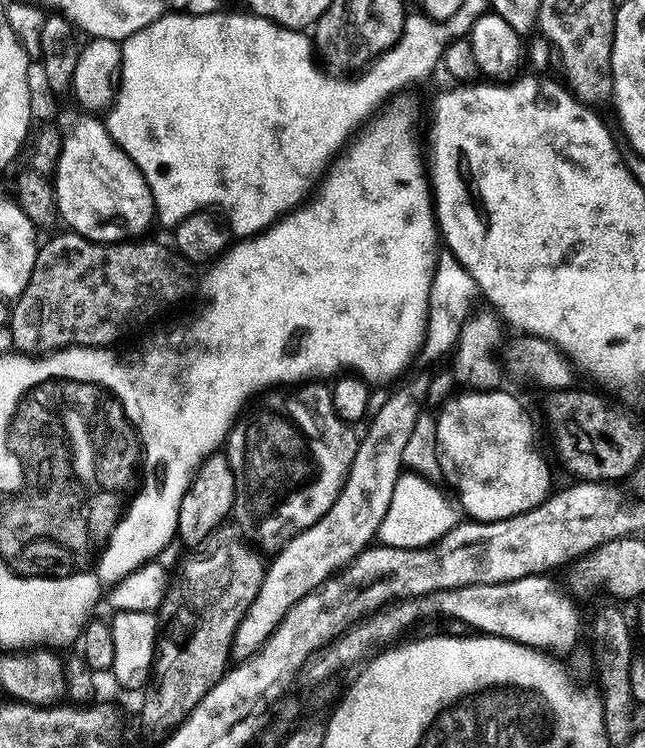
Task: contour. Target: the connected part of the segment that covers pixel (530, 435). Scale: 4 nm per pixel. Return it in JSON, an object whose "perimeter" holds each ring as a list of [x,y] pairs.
{"perimeter":[[[460,390],[439,405],[437,424],[437,454],[440,456],[443,479],[456,491],[459,507],[468,511],[473,520],[501,520],[522,514],[548,499],[553,491],[548,466],[536,449],[536,434],[523,406],[505,390],[475,392]]]}

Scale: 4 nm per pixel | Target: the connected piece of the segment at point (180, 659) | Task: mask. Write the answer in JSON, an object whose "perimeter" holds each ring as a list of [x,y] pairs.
{"perimeter":[[[223,532],[213,535],[207,546],[193,551],[196,553],[179,565],[158,609],[162,639],[154,661],[156,689],[140,708],[140,716],[148,728],[173,729],[224,677],[238,622],[242,622],[246,610],[250,610],[250,602],[258,598],[266,571],[261,549],[251,539]]]}

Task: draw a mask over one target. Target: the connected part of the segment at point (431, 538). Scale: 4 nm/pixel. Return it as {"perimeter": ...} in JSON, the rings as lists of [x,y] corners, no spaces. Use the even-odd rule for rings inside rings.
{"perimeter":[[[413,472],[401,473],[394,486],[394,495],[390,500],[387,517],[382,520],[377,537],[383,544],[402,549],[418,549],[431,547],[445,536],[458,523],[457,507],[431,479]]]}

